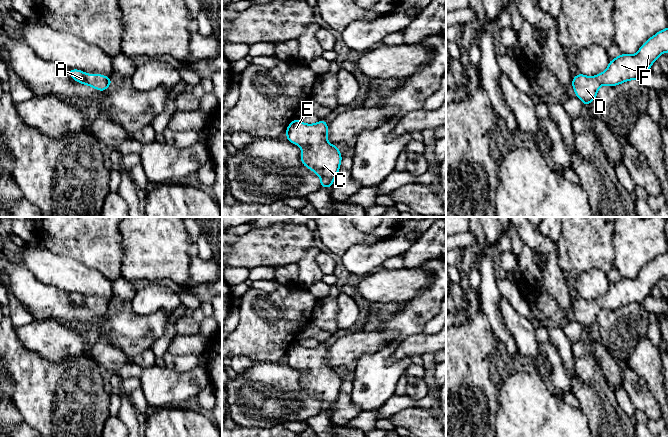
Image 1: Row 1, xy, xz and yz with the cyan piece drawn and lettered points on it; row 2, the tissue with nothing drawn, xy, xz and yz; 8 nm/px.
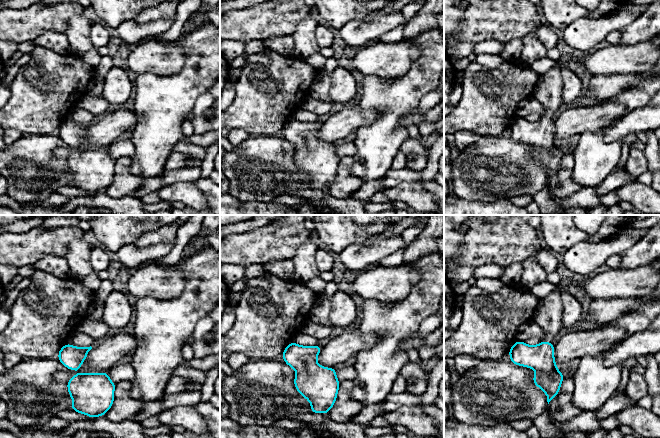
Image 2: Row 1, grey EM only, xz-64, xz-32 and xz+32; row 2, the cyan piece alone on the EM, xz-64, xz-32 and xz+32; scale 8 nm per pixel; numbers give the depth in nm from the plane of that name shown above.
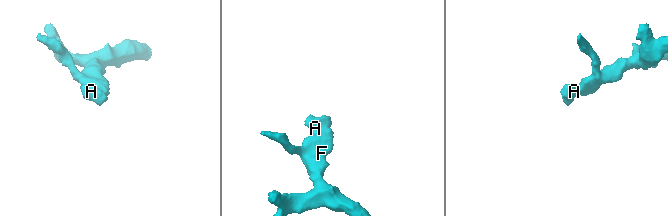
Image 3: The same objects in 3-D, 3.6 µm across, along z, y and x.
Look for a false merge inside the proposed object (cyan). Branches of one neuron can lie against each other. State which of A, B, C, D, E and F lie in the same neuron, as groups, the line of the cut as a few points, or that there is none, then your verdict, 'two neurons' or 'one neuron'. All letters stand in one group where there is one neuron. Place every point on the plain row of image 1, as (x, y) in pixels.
A B C D E F; no cut; one neuron

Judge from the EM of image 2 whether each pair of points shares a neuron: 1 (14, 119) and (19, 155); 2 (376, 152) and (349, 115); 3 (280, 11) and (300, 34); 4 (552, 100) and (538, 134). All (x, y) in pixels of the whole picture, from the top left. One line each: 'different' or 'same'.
1: different
2: different
3: different
4: same

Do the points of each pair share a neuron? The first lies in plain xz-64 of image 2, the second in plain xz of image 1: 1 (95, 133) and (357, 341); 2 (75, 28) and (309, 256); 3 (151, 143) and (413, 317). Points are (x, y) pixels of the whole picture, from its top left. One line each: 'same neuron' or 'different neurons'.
1: same neuron
2: same neuron
3: same neuron

